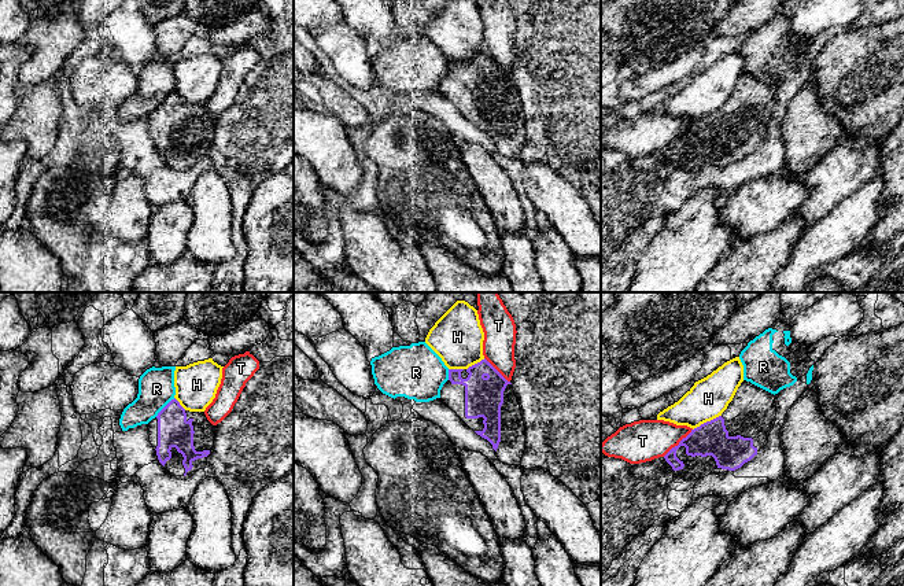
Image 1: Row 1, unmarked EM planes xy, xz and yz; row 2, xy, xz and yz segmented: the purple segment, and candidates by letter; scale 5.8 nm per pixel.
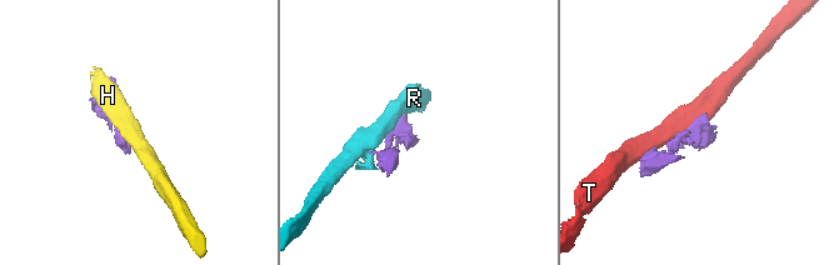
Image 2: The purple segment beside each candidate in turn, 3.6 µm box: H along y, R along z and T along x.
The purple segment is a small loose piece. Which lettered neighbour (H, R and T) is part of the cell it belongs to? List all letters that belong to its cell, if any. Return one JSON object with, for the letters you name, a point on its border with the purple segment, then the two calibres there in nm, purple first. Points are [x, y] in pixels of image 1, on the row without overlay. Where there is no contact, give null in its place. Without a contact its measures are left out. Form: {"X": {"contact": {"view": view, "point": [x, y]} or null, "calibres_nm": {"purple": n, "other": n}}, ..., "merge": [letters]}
{"merge": []}

